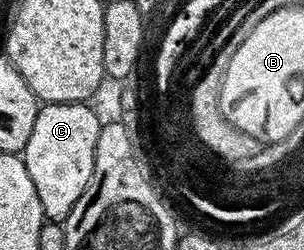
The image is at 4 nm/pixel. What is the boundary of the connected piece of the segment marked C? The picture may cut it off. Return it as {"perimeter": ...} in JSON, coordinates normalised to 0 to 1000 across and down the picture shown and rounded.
{"perimeter":[[[145,412],[132,428],[122,488],[109,488],[109,536],[95,536],[69,636],[82,680],[95,680],[95,712],[109,712],[122,792],[135,792],[135,840],[158,884],[217,880],[227,840],[253,824],[253,792],[280,776],[280,744],[293,744],[306,696],[329,508],[296,412]]]}

